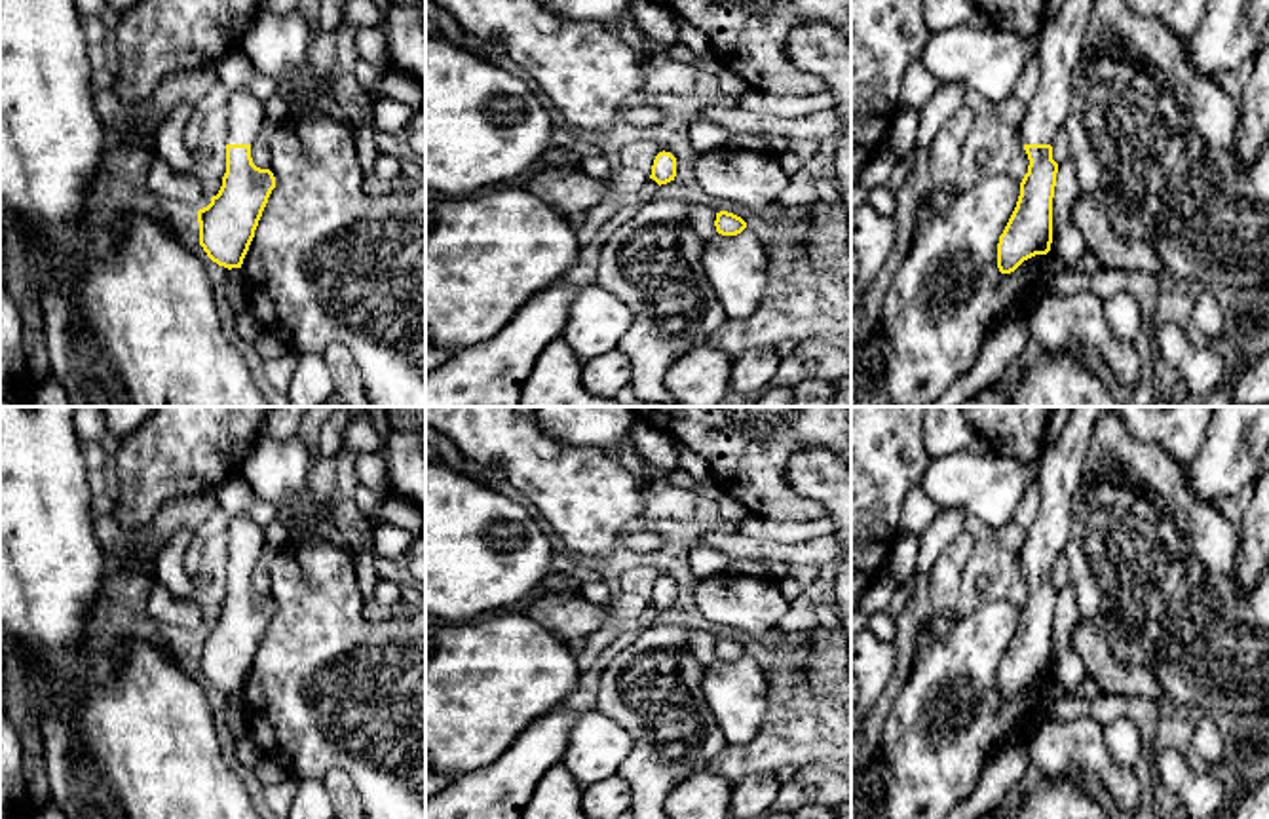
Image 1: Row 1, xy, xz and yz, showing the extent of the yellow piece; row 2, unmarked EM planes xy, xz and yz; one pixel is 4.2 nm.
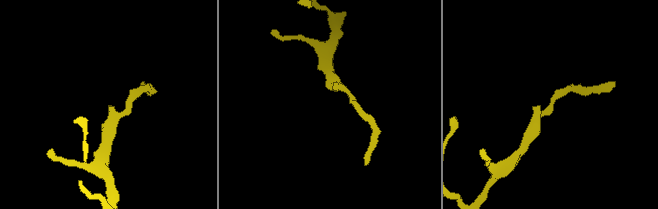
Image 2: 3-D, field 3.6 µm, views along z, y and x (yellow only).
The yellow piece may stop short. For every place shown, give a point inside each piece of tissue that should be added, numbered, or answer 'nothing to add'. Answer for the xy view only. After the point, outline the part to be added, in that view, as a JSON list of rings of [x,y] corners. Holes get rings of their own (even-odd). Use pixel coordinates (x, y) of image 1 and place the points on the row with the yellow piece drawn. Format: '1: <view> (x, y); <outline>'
1: xy (246, 116); [[[232,91],[228,101],[228,144],[255,144],[266,120],[266,106],[247,91]]]

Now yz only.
1: yz (1062, 35); [[[1064,0],[1056,17],[1045,21],[1039,48],[1041,82],[1026,105],[1022,144],[1051,144],[1070,105],[1071,68],[1083,44],[1094,0]]]

